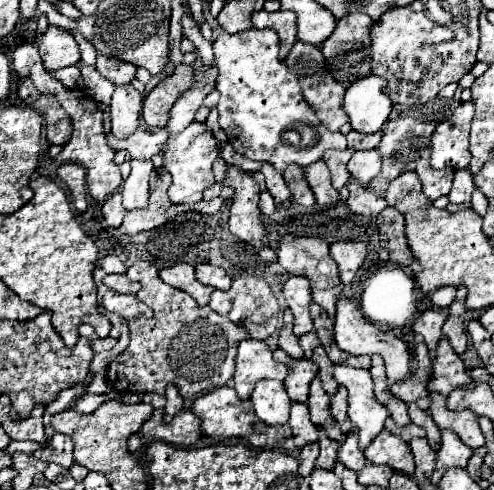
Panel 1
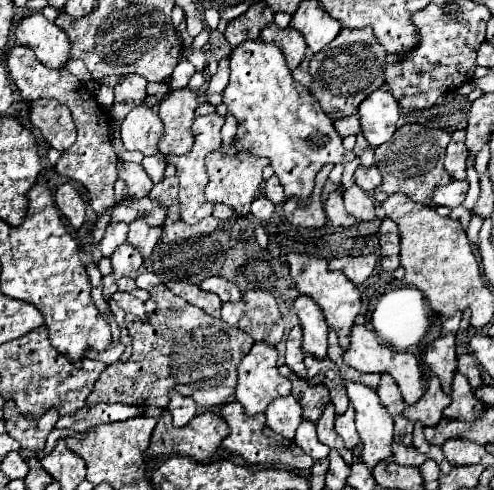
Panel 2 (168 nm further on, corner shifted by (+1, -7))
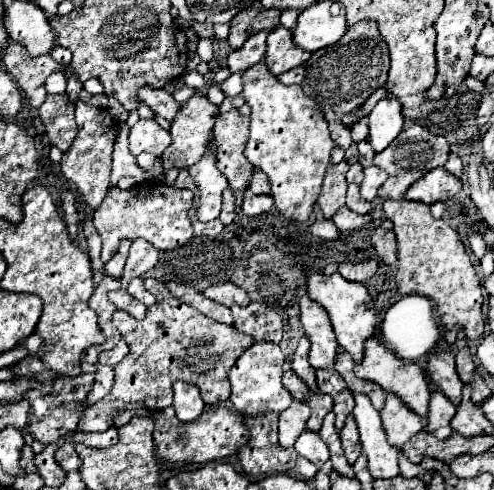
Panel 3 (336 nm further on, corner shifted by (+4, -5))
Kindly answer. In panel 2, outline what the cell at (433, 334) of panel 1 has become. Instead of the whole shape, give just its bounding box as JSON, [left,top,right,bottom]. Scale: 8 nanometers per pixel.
[424,333,456,395]

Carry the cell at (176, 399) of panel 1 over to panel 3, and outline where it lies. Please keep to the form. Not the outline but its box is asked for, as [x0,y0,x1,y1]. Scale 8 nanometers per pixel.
[173,381,205,421]

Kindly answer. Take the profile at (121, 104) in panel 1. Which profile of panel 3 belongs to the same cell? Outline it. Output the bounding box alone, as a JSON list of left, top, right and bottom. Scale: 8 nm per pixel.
[129,119,171,157]

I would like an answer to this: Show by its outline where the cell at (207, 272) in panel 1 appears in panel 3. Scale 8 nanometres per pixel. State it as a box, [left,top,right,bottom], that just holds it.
[203,283,251,305]

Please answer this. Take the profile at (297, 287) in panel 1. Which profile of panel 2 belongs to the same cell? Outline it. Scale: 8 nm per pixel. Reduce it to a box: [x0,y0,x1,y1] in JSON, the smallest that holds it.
[294,295,328,361]

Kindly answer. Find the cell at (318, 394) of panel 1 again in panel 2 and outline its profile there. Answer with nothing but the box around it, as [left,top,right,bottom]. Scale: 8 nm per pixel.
[316,403,354,465]

